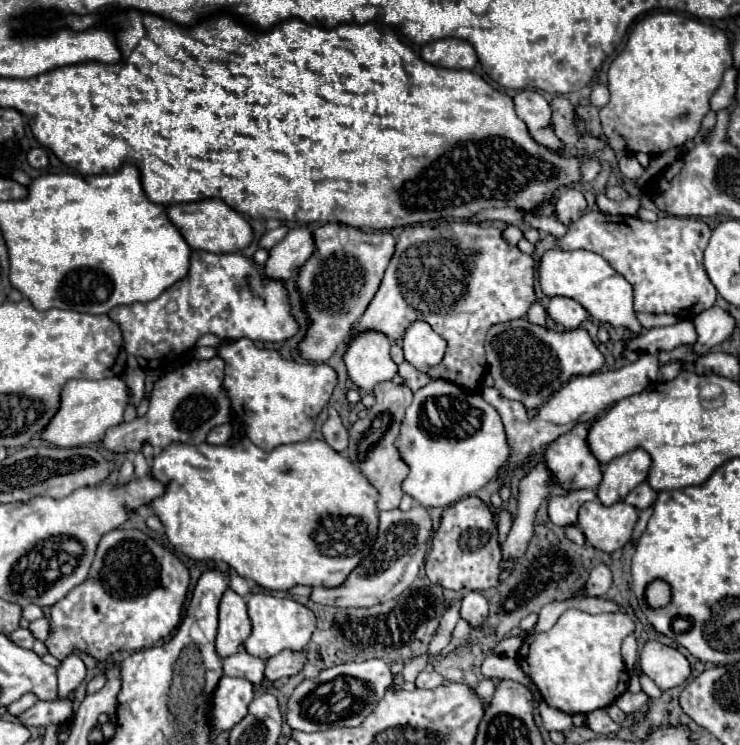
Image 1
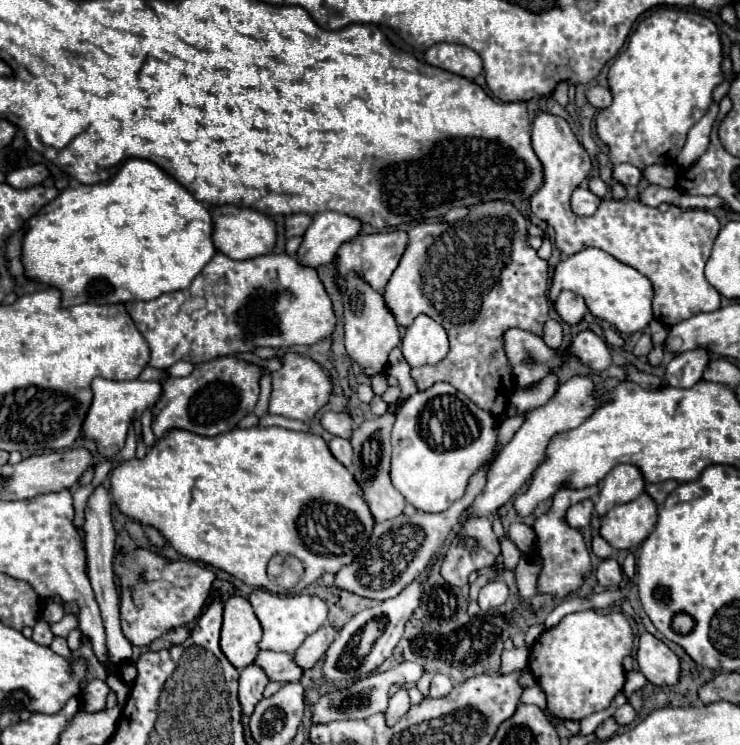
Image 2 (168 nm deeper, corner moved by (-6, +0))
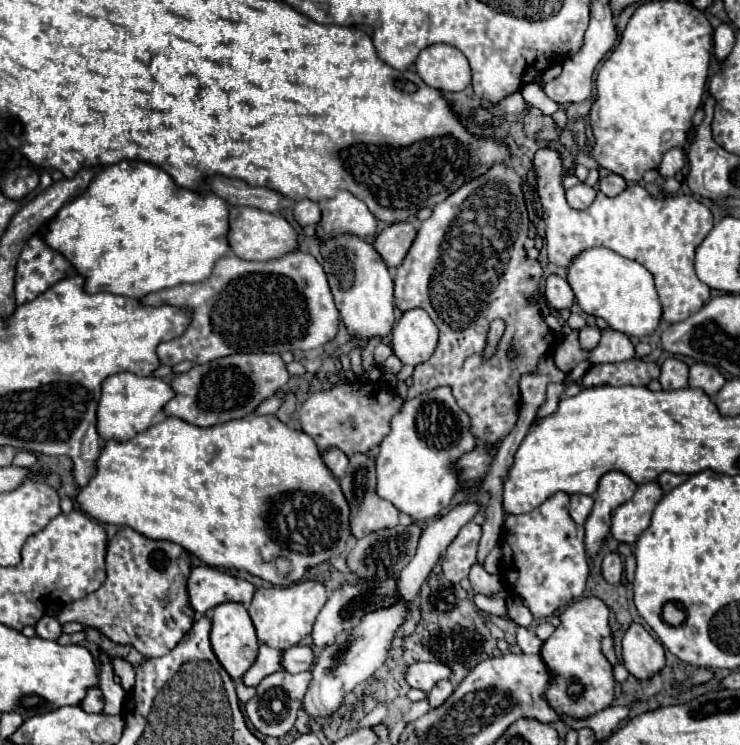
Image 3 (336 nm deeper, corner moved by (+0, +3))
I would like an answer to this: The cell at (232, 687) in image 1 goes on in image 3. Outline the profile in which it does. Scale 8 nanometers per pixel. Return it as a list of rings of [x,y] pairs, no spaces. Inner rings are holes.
[[[260,644],[260,652],[258,652],[258,658],[256,662],[250,666],[250,670],[242,676],[242,682],[246,686],[258,686],[262,678],[278,672],[282,666],[280,666],[280,656],[282,652],[280,650],[274,650],[266,644]]]

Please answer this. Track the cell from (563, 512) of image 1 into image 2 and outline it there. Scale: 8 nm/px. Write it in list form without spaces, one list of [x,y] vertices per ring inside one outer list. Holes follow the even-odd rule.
[[[586,499],[584,503],[576,503],[576,505],[572,505],[568,509],[566,521],[568,521],[570,527],[576,527],[576,529],[586,527],[590,523],[590,519],[592,519],[592,511],[594,511],[594,503],[590,499]]]

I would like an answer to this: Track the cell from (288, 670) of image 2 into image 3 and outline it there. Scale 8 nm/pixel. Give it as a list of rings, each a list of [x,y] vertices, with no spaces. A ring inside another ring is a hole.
[[[292,646],[282,654],[282,668],[290,674],[306,672],[312,666],[312,648],[310,646]]]

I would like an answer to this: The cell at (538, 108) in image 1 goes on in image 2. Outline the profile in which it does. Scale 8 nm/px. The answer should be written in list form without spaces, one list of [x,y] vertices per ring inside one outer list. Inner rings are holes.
[[[540,113],[532,123],[532,149],[544,169],[542,187],[530,199],[532,213],[554,227],[554,241],[562,255],[570,257],[586,247],[598,247],[618,261],[636,267],[654,285],[654,317],[662,325],[672,327],[696,313],[716,311],[720,307],[720,293],[704,279],[704,265],[720,231],[720,223],[710,211],[684,211],[672,205],[666,213],[660,213],[656,207],[648,207],[637,198],[611,198],[603,200],[594,215],[580,217],[570,209],[570,195],[584,179],[588,179],[592,165],[588,153],[576,141],[568,123],[562,117]]]

